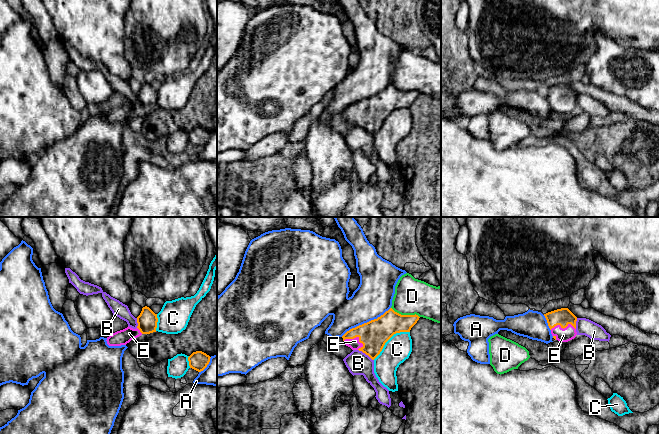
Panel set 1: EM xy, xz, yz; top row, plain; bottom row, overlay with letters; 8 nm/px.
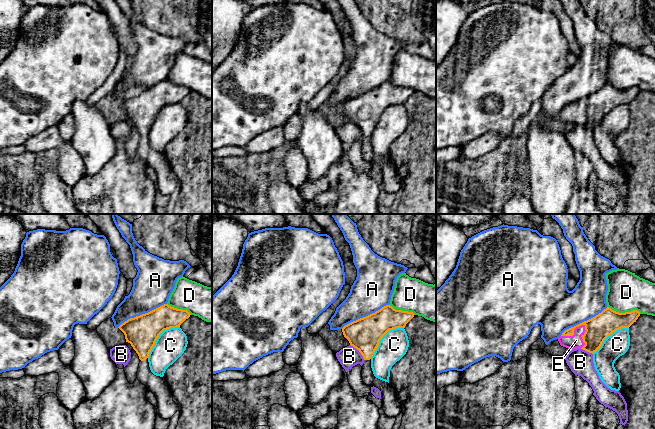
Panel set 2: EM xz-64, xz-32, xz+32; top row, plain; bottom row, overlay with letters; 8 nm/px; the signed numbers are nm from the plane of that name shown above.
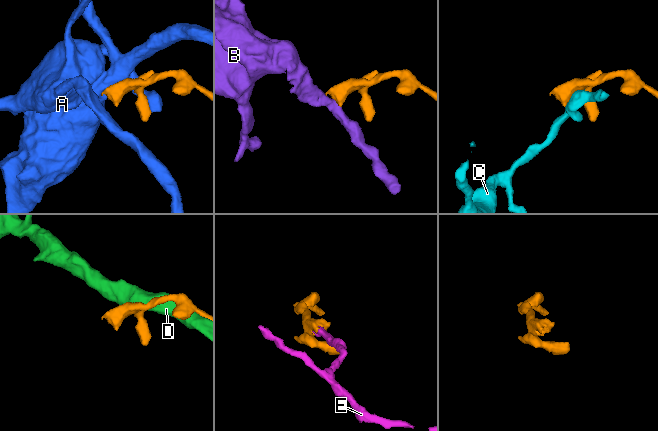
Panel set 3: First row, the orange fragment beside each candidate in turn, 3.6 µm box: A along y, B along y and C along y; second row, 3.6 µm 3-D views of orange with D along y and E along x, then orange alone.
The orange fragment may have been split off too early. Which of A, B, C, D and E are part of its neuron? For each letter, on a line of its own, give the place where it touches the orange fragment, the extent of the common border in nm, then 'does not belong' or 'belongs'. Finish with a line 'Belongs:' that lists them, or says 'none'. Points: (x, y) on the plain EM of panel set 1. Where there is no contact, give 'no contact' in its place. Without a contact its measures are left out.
A: xz (365, 99) | 460 nm | does not belong
B: xz (366, 130) | 160 nm | does not belong
C: xz (389, 114) | 380 nm | does not belong
D: xz (405, 91) | 240 nm | does not belong
E: xz (355, 113) | 180 nm | belongs
Belongs: E

